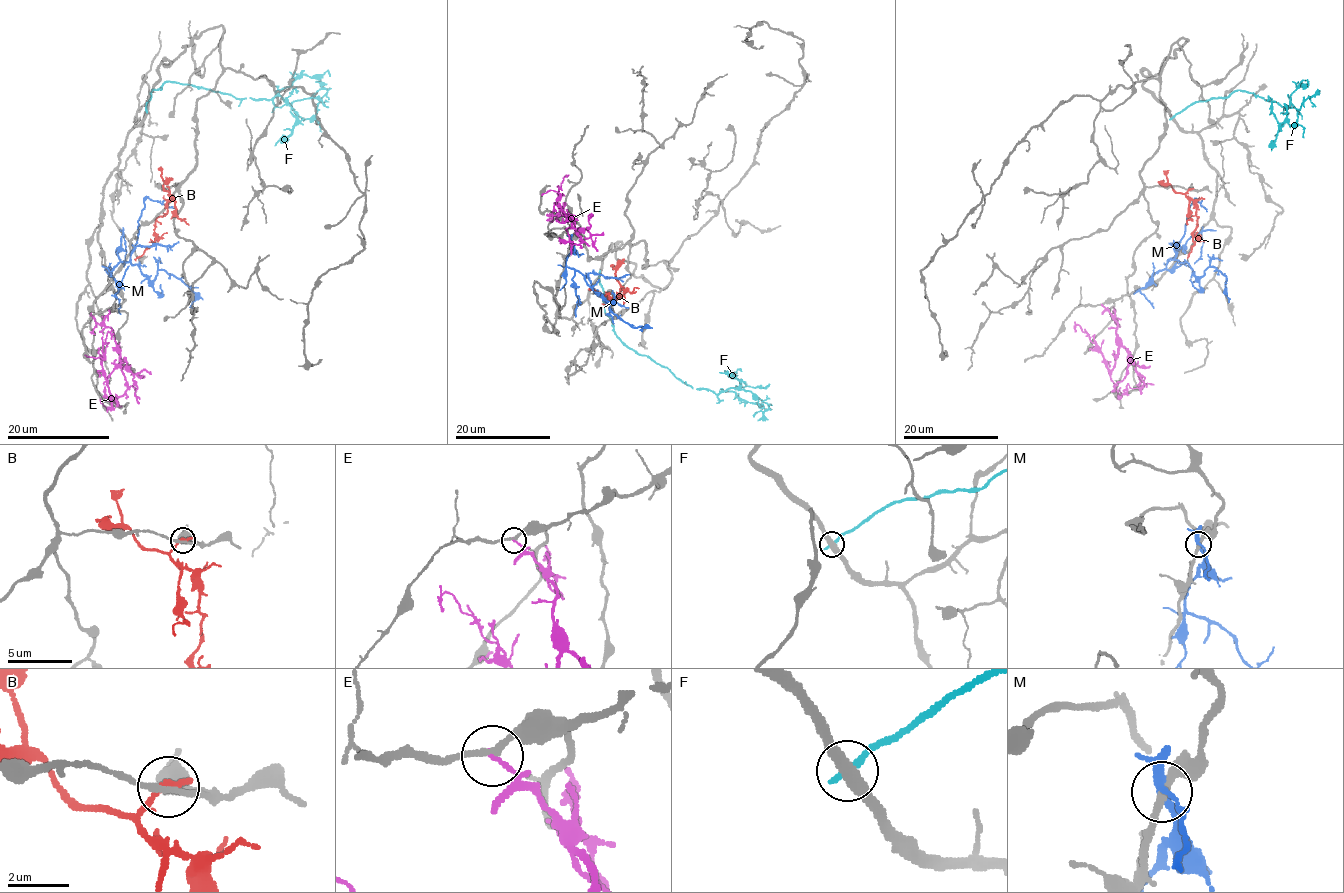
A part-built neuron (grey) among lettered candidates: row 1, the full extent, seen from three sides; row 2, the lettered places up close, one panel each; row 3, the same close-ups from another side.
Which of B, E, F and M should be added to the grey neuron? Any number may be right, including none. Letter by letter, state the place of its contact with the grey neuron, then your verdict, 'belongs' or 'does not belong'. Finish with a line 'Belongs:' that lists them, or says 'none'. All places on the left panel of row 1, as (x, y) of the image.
B: meets grey at (169, 187); does not belong
E: meets grey at (109, 311); does not belong
F: meets grey at (146, 110); does not belong
M: meets grey at (116, 293); does not belong
Belongs: none

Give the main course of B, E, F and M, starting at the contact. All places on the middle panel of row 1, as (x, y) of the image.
B: (620, 291), (621, 286), (623, 294), (619, 297), (607, 297), (608, 295), (589, 288)
E: (565, 203), (559, 212), (574, 220), (565, 216), (558, 205), (558, 191), (566, 177)
F: (600, 273), (604, 313), (625, 344), (693, 388), (717, 394), (729, 388), (750, 390), (768, 407), (756, 413)
M: (571, 241), (566, 265), (578, 271), (610, 310), (633, 327), (644, 327), (643, 329)

